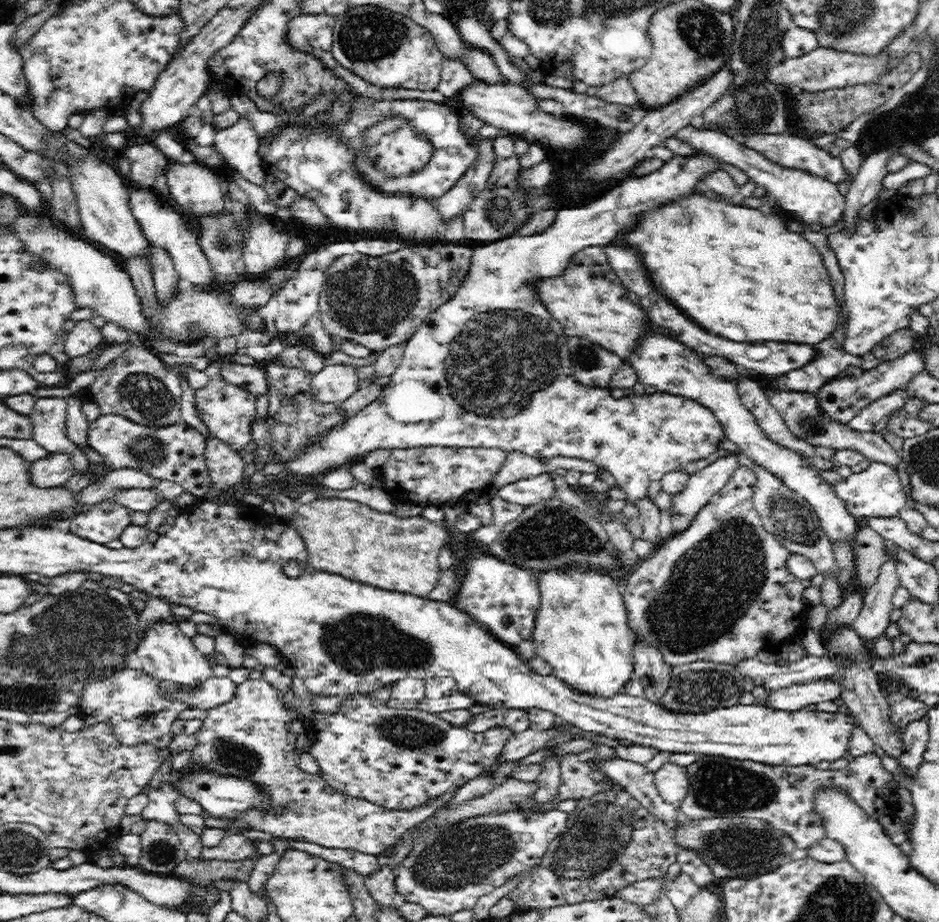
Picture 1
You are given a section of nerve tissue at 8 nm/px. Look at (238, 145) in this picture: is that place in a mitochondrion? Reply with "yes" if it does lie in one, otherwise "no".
no

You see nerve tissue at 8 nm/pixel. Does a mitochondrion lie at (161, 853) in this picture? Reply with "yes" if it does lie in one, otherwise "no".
yes

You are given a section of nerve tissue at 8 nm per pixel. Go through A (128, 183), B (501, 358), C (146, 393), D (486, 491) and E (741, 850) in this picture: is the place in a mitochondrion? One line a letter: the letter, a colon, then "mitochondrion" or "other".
A: other
B: mitochondrion
C: mitochondrion
D: other
E: mitochondrion

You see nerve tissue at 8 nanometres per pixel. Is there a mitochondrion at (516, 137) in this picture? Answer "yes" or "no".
no

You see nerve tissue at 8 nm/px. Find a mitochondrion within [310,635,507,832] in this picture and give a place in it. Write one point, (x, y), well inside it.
(406, 732)

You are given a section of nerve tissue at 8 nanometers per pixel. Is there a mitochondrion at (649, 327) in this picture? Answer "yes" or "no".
no

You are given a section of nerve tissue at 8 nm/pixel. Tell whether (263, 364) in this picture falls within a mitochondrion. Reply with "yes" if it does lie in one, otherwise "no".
no

